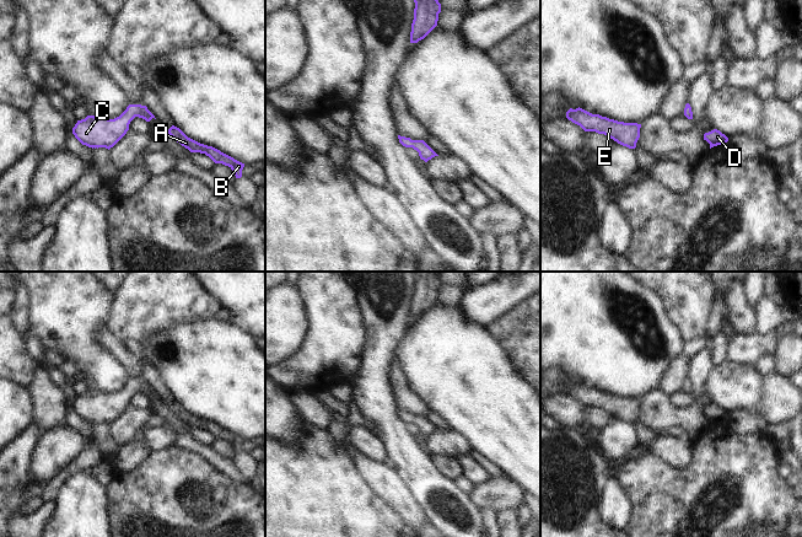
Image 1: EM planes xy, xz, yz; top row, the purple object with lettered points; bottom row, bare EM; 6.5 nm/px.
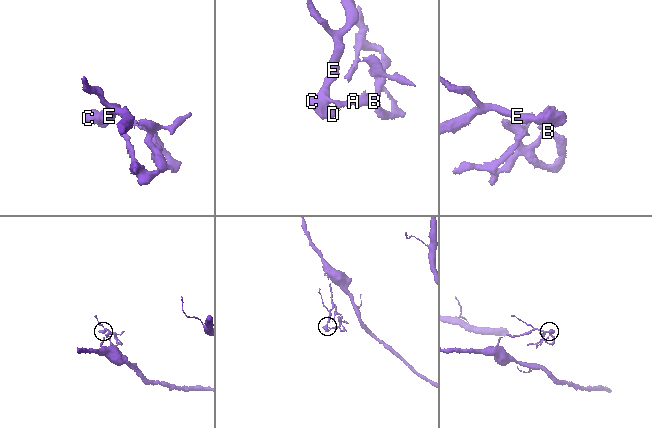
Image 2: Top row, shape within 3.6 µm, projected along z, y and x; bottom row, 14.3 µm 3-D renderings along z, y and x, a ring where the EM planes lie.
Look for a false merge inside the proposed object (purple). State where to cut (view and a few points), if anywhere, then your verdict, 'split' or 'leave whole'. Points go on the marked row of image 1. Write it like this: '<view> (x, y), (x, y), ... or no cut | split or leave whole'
no cut | leave whole

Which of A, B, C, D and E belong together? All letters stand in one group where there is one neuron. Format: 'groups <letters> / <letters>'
groups A B C D E

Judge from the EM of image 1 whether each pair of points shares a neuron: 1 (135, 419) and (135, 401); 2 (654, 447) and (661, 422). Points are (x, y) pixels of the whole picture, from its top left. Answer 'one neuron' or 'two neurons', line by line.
1: two neurons
2: two neurons

